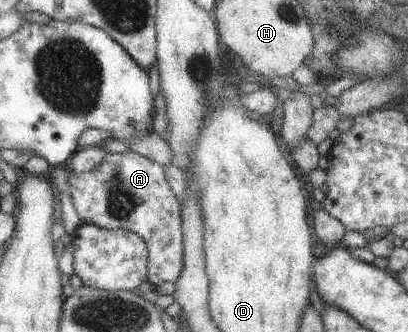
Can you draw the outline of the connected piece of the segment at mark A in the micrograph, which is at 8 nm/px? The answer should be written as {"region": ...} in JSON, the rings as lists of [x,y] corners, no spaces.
{"region":[[[128,149],[123,153],[105,152],[94,170],[67,179],[66,192],[70,195],[70,203],[82,223],[107,230],[125,229],[144,240],[147,251],[147,281],[150,284],[155,287],[166,281],[176,281],[183,266],[179,201],[170,191],[159,163]]]}

